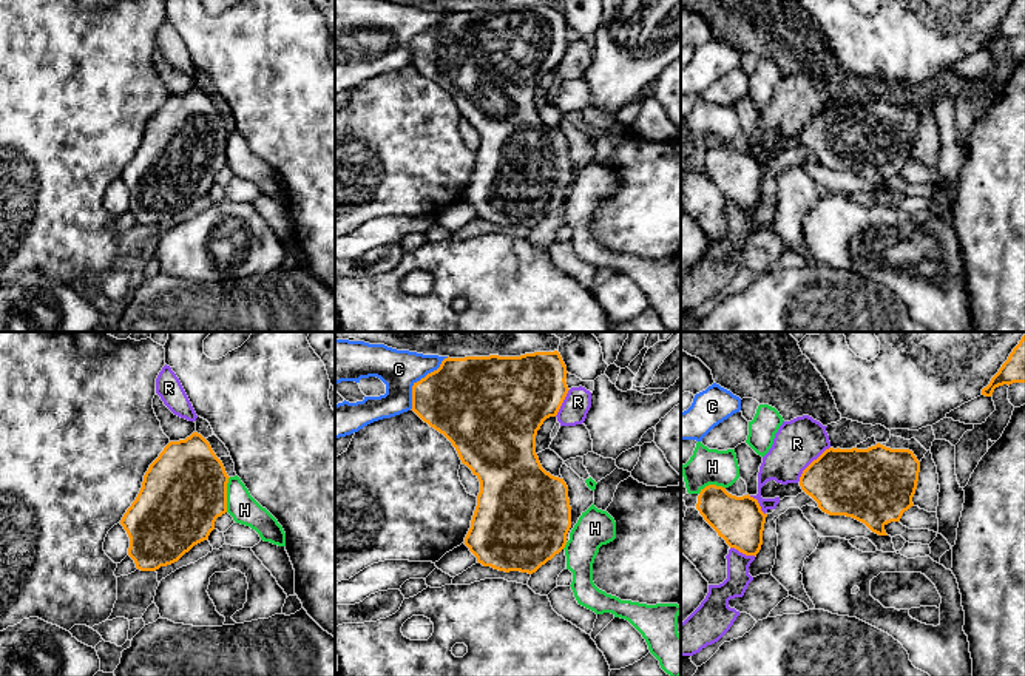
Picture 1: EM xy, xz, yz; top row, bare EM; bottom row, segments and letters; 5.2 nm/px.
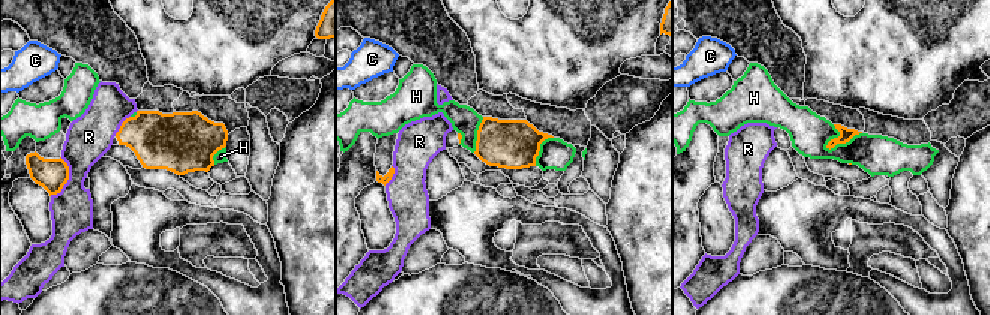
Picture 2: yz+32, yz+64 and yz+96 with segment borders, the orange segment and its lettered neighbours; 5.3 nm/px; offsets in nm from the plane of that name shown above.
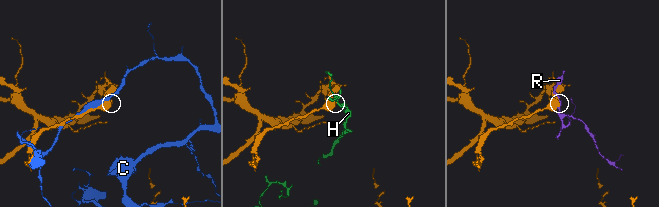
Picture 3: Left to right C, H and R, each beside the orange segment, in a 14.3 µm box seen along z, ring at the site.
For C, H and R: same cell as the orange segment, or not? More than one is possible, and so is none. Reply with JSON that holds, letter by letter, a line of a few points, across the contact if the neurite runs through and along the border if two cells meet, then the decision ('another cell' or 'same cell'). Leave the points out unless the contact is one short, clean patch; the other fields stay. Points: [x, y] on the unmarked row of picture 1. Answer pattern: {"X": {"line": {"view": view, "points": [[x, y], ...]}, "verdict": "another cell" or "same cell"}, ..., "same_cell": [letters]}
{"C": {"verdict": "another cell"}, "H": {"verdict": "another cell"}, "R": {"verdict": "another cell"}, "same_cell": []}

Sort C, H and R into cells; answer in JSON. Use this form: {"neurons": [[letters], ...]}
{"neurons": [["C"], ["H"], ["R"]]}

